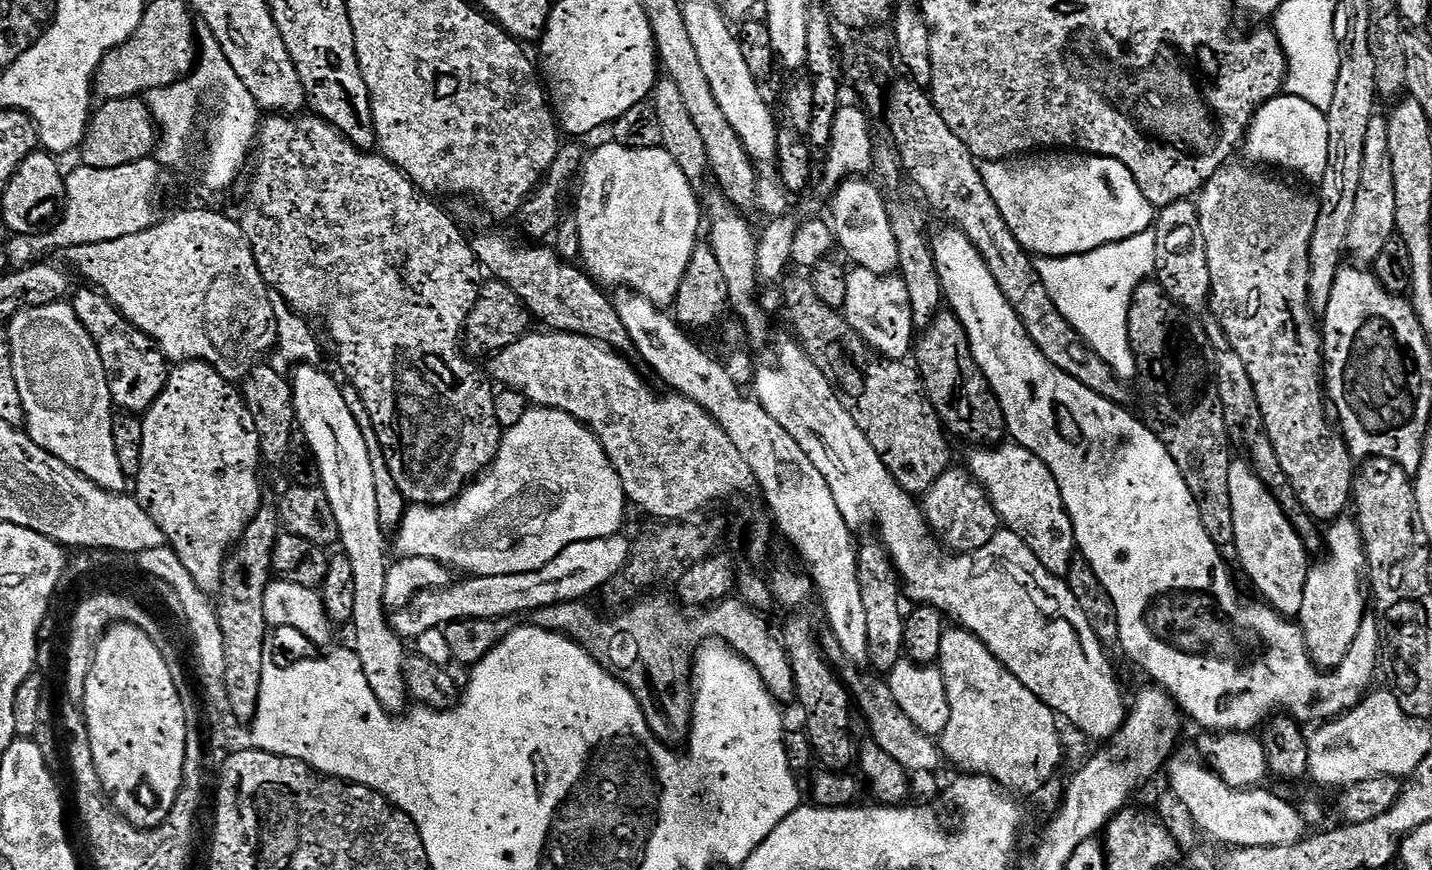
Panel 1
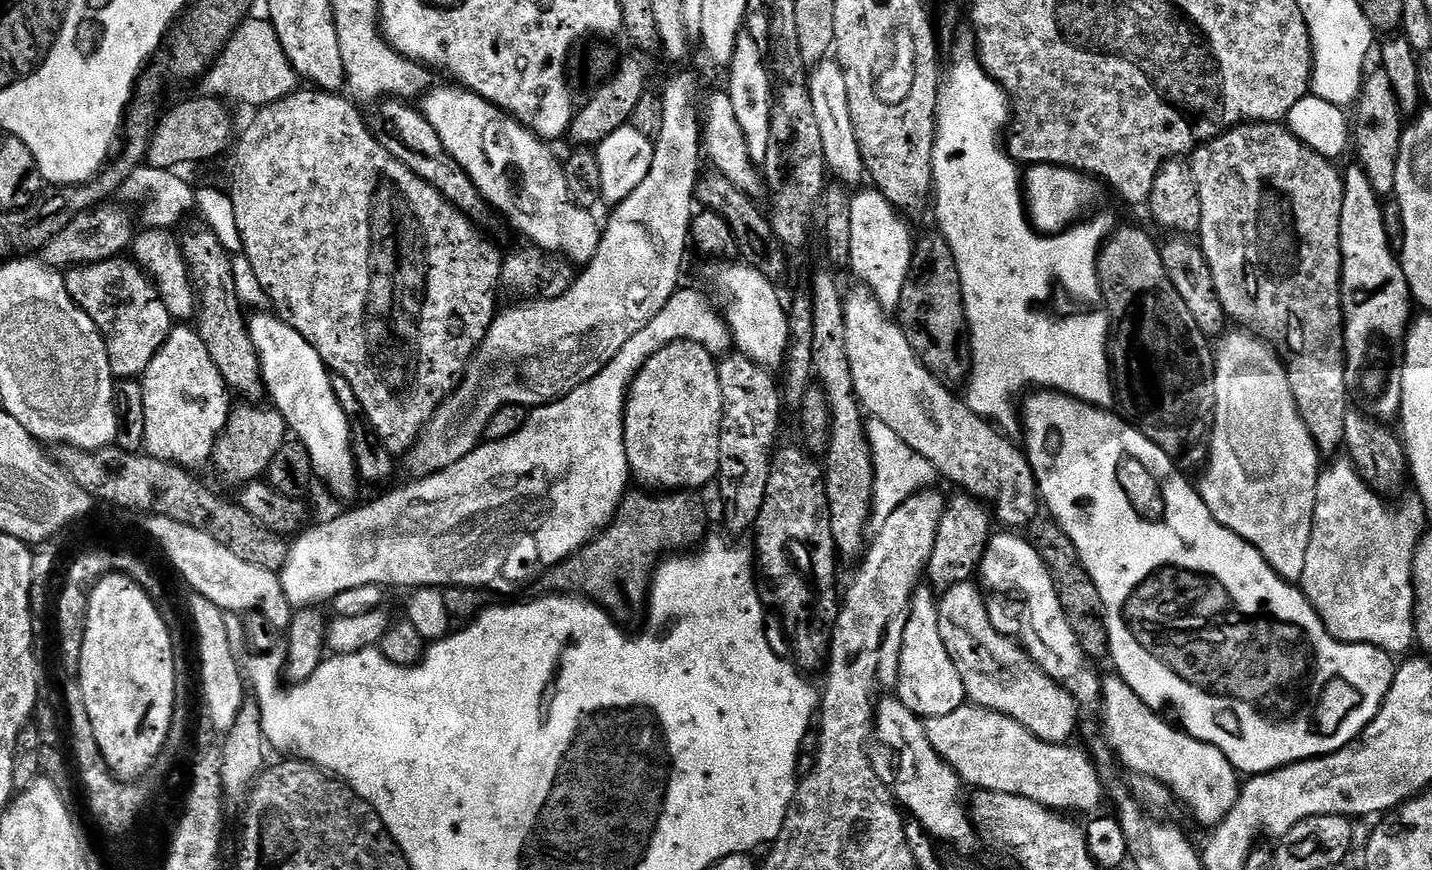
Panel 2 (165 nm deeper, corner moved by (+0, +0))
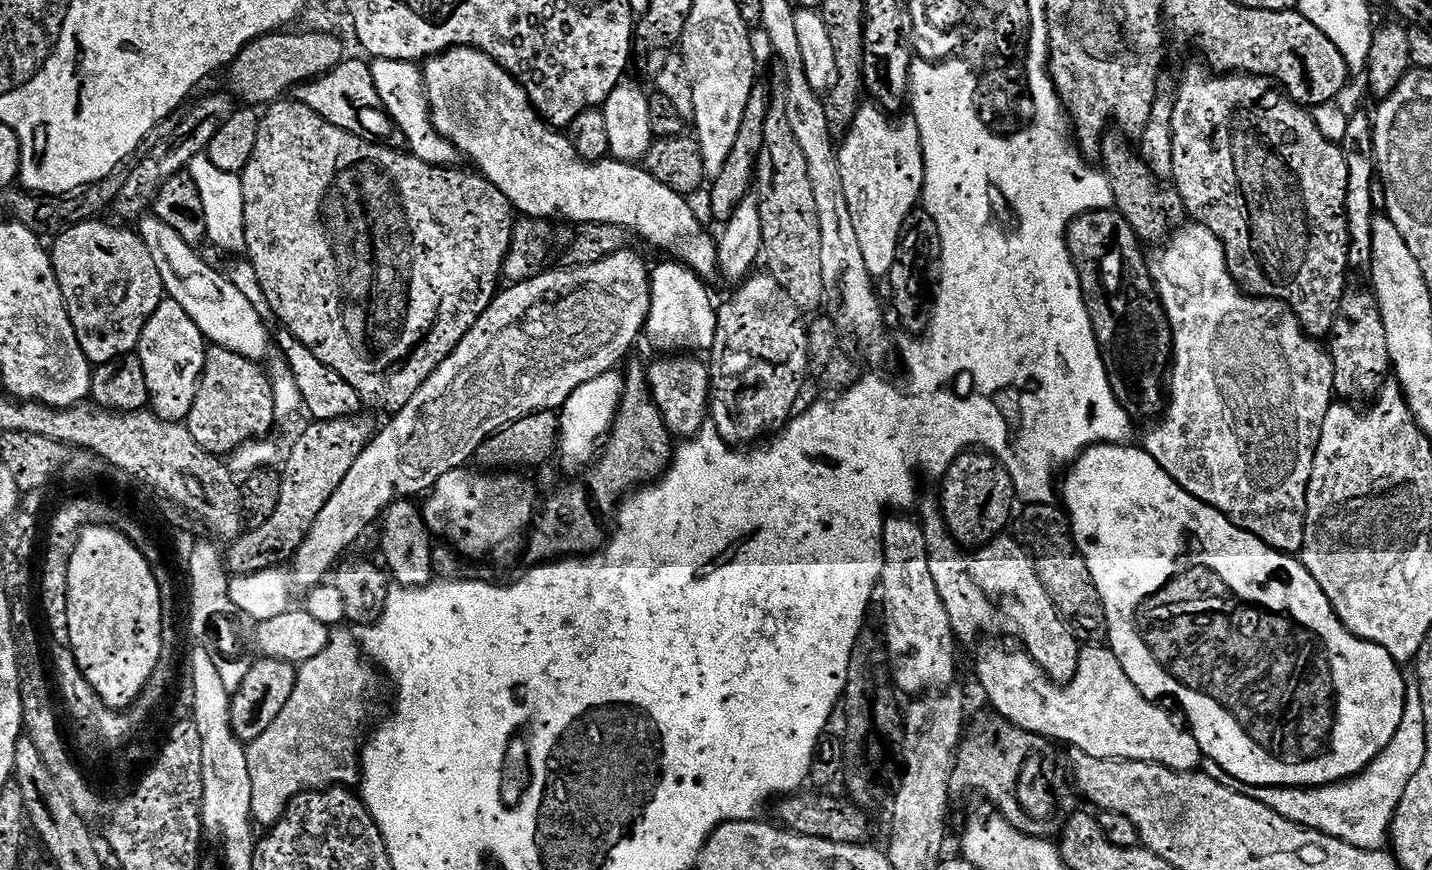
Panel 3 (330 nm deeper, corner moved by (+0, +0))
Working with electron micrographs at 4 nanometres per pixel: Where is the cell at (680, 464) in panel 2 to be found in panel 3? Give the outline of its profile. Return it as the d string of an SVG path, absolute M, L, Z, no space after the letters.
M672 354L660 359L664 360L649 363L646 368L652 398L673 437L691 438L704 427L710 412L709 365L692 354Z

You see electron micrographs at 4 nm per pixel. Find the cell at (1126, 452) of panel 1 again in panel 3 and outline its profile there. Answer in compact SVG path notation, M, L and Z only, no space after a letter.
M1095 444L1093 448L1088 448L1085 452L1080 453L1080 457L1067 469L1067 472L1069 471L1068 477L1065 480L1063 477L1062 480L1063 511L1068 517L1068 523L1072 526L1072 536L1076 540L1078 550L1082 554L1082 558L1086 558L1086 566L1090 566L1090 578L1094 578L1094 586L1098 586L1098 594L1102 598L1102 606L1106 610L1106 622L1108 623L1107 643L1122 664L1122 669L1129 676L1130 682L1137 687L1138 691L1146 699L1153 702L1163 701L1163 696L1173 696L1180 703L1181 710L1188 715L1189 725L1187 724L1187 727L1190 729L1192 737L1198 742L1201 753L1207 759L1209 756L1226 775L1233 776L1241 785L1252 784L1254 787L1315 789L1324 785L1335 785L1360 775L1367 765L1383 750L1384 740L1394 738L1395 732L1399 728L1396 725L1396 720L1402 722L1403 714L1406 711L1400 707L1400 696L1396 696L1396 692L1400 692L1400 683L1405 681L1396 680L1398 672L1392 672L1392 668L1397 665L1397 661L1394 660L1391 664L1388 664L1388 657L1391 655L1386 650L1382 650L1382 646L1376 645L1375 648L1368 648L1370 642L1360 640L1353 632L1348 631L1348 627L1342 623L1336 616L1335 610L1330 606L1322 586L1318 586L1318 582L1314 582L1314 578L1308 573L1304 563L1297 559L1295 555L1277 552L1275 548L1271 548L1269 544L1262 542L1254 534L1242 530L1237 524L1231 524L1218 510L1214 510L1209 504L1203 504L1198 498L1191 496L1182 486L1178 486L1178 482L1174 482L1174 478L1170 478L1170 474L1166 474L1166 470L1162 470L1162 466L1158 466L1158 462L1154 462L1154 458L1150 458L1150 454L1144 451L1143 447L1132 447L1128 444Z

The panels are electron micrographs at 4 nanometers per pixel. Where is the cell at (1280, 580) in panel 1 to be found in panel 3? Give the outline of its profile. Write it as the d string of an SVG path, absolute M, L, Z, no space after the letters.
M1195 222L1185 223L1184 227L1179 229L1167 241L1165 250L1161 256L1151 257L1150 271L1152 274L1152 285L1156 287L1156 295L1160 297L1160 304L1164 308L1164 312L1168 316L1168 324L1172 327L1172 347L1170 349L1170 376L1172 372L1172 405L1163 409L1162 415L1155 421L1156 424L1144 436L1142 447L1144 451L1150 454L1150 458L1154 458L1154 462L1158 462L1158 466L1162 466L1162 470L1166 470L1166 474L1170 474L1170 478L1174 478L1174 482L1178 482L1178 486L1182 486L1194 498L1198 498L1203 504L1209 504L1214 510L1218 510L1224 515L1231 524L1237 524L1242 530L1246 530L1250 534L1254 534L1262 542L1266 542L1271 548L1275 548L1277 552L1286 552L1296 554L1304 547L1304 515L1306 514L1306 498L1308 497L1308 483L1312 477L1312 467L1314 466L1314 454L1312 453L1312 444L1318 446L1318 438L1322 434L1322 422L1326 422L1326 414L1330 410L1330 406L1334 402L1333 387L1328 385L1334 376L1333 360L1329 351L1317 339L1309 336L1306 332L1300 335L1300 348L1280 348L1280 352L1276 352L1276 324L1268 324L1268 320L1264 320L1264 312L1260 312L1260 308L1256 308L1256 304L1248 304L1248 295L1244 289L1236 283L1236 280L1230 274L1228 263L1226 262L1226 254L1222 242L1212 233L1209 228Z

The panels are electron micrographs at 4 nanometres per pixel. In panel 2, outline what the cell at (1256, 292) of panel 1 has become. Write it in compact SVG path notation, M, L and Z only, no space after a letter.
M1283 123L1236 125L1219 138L1199 146L1191 153L1190 163L1202 211L1198 243L1210 266L1210 274L1214 274L1214 290L1218 290L1218 298L1224 307L1225 317L1231 323L1232 320L1236 323L1233 325L1251 332L1253 336L1263 338L1276 349L1277 356L1284 361L1284 367L1288 369L1290 390L1294 390L1294 402L1298 406L1298 414L1302 414L1302 422L1306 424L1306 430L1312 435L1317 448L1324 454L1341 451L1344 443L1343 426L1350 409L1350 403L1348 403L1350 393L1344 365L1344 307L1340 305L1340 275L1344 269L1340 245L1342 198L1344 197L1344 178L1341 169L1336 169L1337 165L1333 161L1318 155L1313 148L1306 147Z

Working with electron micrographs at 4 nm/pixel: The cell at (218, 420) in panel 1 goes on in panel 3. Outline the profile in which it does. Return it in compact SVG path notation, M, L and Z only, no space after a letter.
M165 298L150 322L146 322L138 349L142 370L146 370L150 408L158 419L186 420L203 378L205 351L206 339L202 330L190 320L178 302Z

